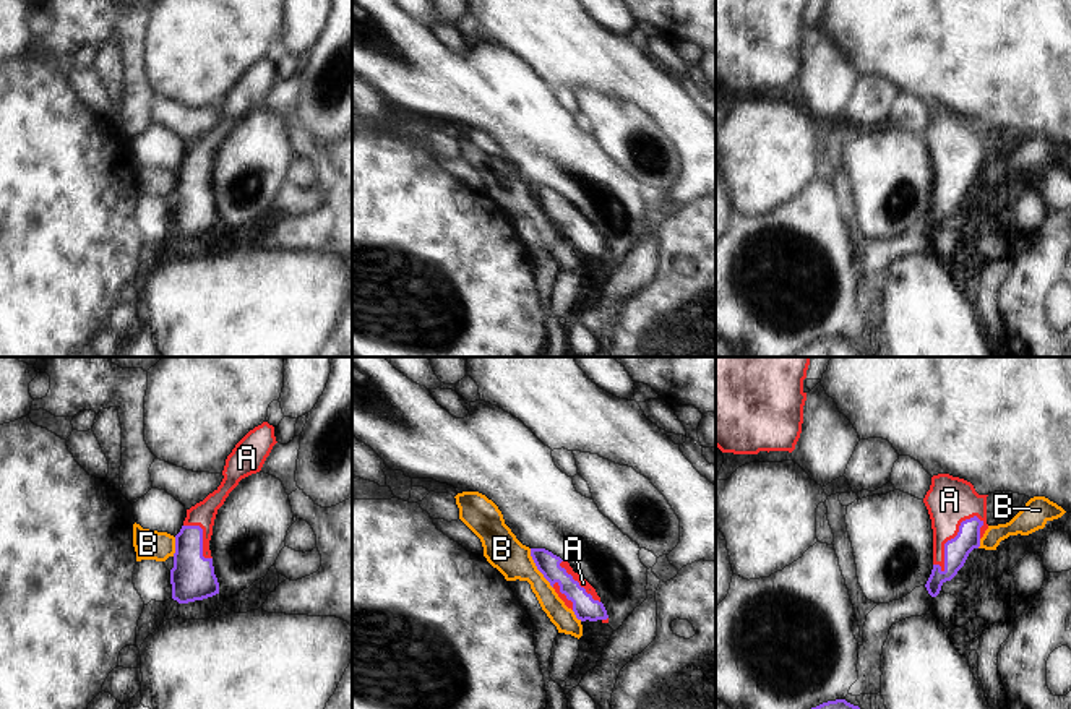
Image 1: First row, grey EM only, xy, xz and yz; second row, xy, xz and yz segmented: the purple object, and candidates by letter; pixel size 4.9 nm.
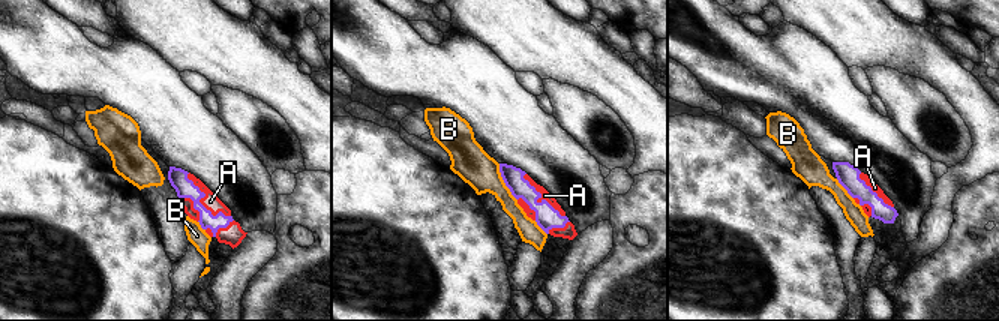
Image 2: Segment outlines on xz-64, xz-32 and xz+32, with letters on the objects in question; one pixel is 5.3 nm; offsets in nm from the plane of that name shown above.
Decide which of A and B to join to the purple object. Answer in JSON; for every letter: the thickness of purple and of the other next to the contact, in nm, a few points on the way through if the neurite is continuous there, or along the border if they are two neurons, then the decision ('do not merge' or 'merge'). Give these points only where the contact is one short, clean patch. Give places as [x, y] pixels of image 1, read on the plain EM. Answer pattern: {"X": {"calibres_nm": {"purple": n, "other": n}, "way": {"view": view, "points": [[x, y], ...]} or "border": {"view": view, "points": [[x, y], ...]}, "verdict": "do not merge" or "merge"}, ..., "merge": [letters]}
{"A": {"calibres_nm": {"purple": 130, "other": 240}, "way": {"view": "yz", "points": [[956, 187], [951, 176], [950, 137]]}, "verdict": "merge"}, "B": {"calibres_nm": {"purple": 110, "other": 180}, "border": {"view": "xz", "points": [[529, 185], [536, 205], [552, 224]]}, "verdict": "do not merge"}, "merge": ["A"]}

